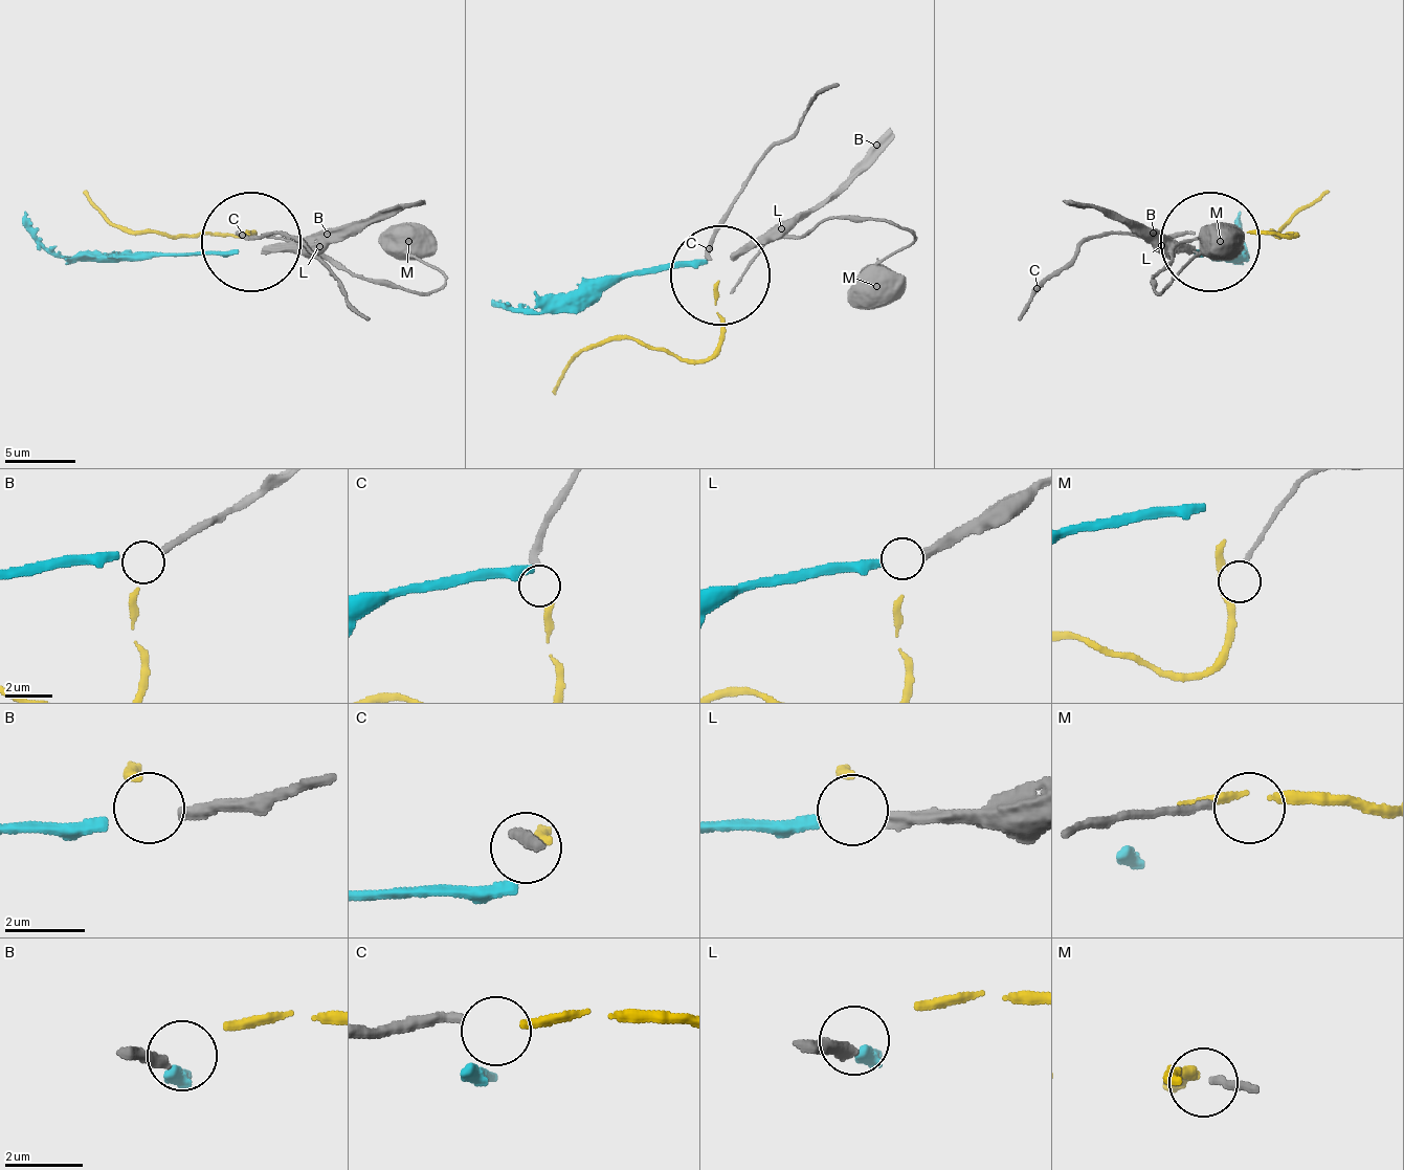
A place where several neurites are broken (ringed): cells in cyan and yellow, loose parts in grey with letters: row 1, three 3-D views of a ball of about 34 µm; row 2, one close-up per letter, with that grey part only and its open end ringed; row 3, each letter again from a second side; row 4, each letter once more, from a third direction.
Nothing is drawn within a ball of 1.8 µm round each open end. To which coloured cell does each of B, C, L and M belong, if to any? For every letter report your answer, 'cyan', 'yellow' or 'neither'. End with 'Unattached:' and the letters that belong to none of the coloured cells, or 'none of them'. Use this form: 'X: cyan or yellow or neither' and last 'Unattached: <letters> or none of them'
B: neither
C: yellow
L: cyan
M: neither
Unattached: B, M

